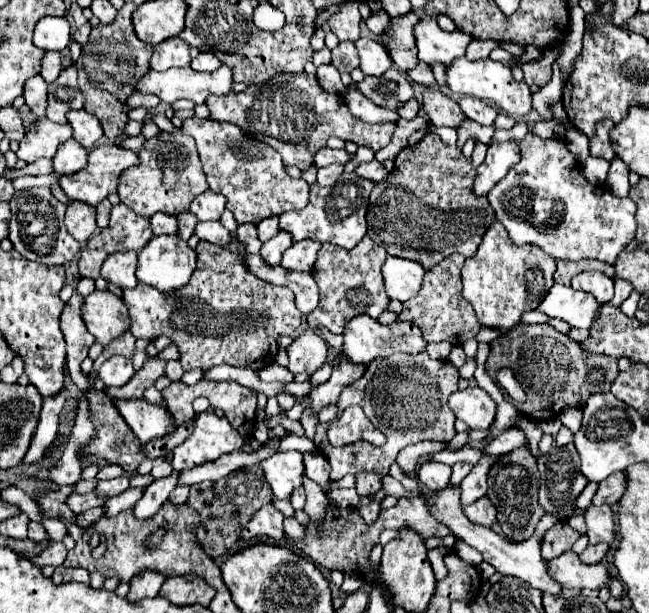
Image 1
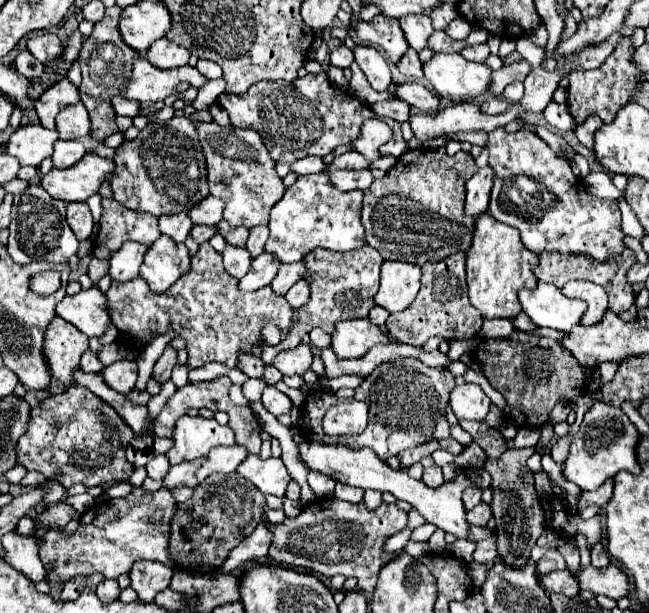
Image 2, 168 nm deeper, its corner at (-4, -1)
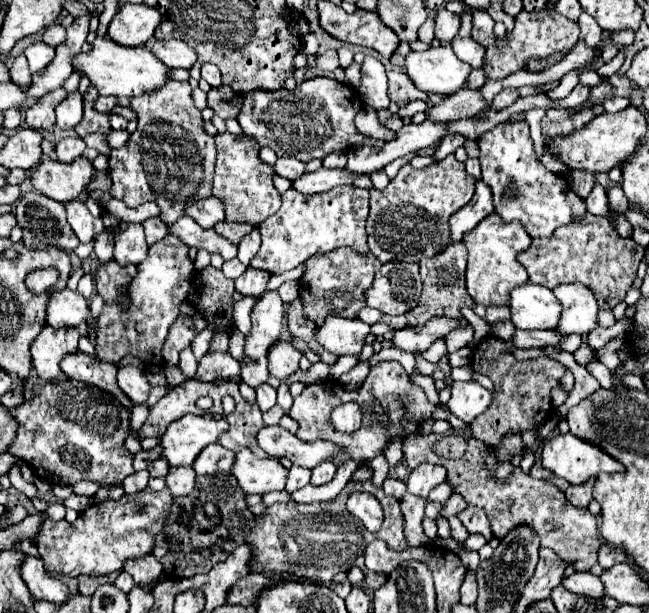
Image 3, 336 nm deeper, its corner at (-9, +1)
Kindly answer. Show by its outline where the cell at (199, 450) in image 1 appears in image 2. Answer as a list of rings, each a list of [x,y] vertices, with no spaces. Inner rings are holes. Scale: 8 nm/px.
[[[183,416],[173,428],[173,448],[165,454],[171,464],[189,462],[201,458],[215,446],[235,444],[235,434],[229,426],[221,426],[215,418]]]

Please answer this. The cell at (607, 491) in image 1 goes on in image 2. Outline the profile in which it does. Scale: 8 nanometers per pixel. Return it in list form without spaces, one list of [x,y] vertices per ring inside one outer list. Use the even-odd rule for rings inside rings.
[[[607,478],[607,482],[603,482],[603,486],[599,486],[597,490],[593,490],[593,492],[581,492],[579,500],[577,500],[577,508],[583,510],[589,504],[599,504],[601,508],[605,508],[607,502],[609,502],[609,498],[611,498],[611,494],[613,494],[613,478]]]

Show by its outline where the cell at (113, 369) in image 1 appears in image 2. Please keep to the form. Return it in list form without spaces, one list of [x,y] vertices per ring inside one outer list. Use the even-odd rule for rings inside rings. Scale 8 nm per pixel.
[[[117,360],[103,370],[103,378],[113,390],[129,394],[137,382],[137,364],[133,360]]]

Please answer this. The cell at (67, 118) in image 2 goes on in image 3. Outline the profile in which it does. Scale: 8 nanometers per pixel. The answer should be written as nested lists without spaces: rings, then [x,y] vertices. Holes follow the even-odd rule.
[[[72,92],[66,96],[66,100],[56,106],[56,126],[62,130],[72,130],[76,124],[80,124],[84,116],[84,106],[82,106],[82,94]]]

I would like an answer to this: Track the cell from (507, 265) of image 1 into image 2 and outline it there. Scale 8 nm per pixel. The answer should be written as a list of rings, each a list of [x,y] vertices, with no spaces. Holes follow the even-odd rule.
[[[481,214],[475,220],[475,232],[473,232],[473,240],[471,240],[471,248],[467,250],[467,288],[469,288],[469,300],[471,304],[481,312],[483,318],[511,318],[517,316],[519,310],[519,300],[515,300],[515,292],[519,288],[535,288],[537,286],[537,278],[531,274],[533,266],[537,262],[537,254],[527,250],[519,238],[519,230],[495,222],[495,218],[491,218],[489,214]]]

